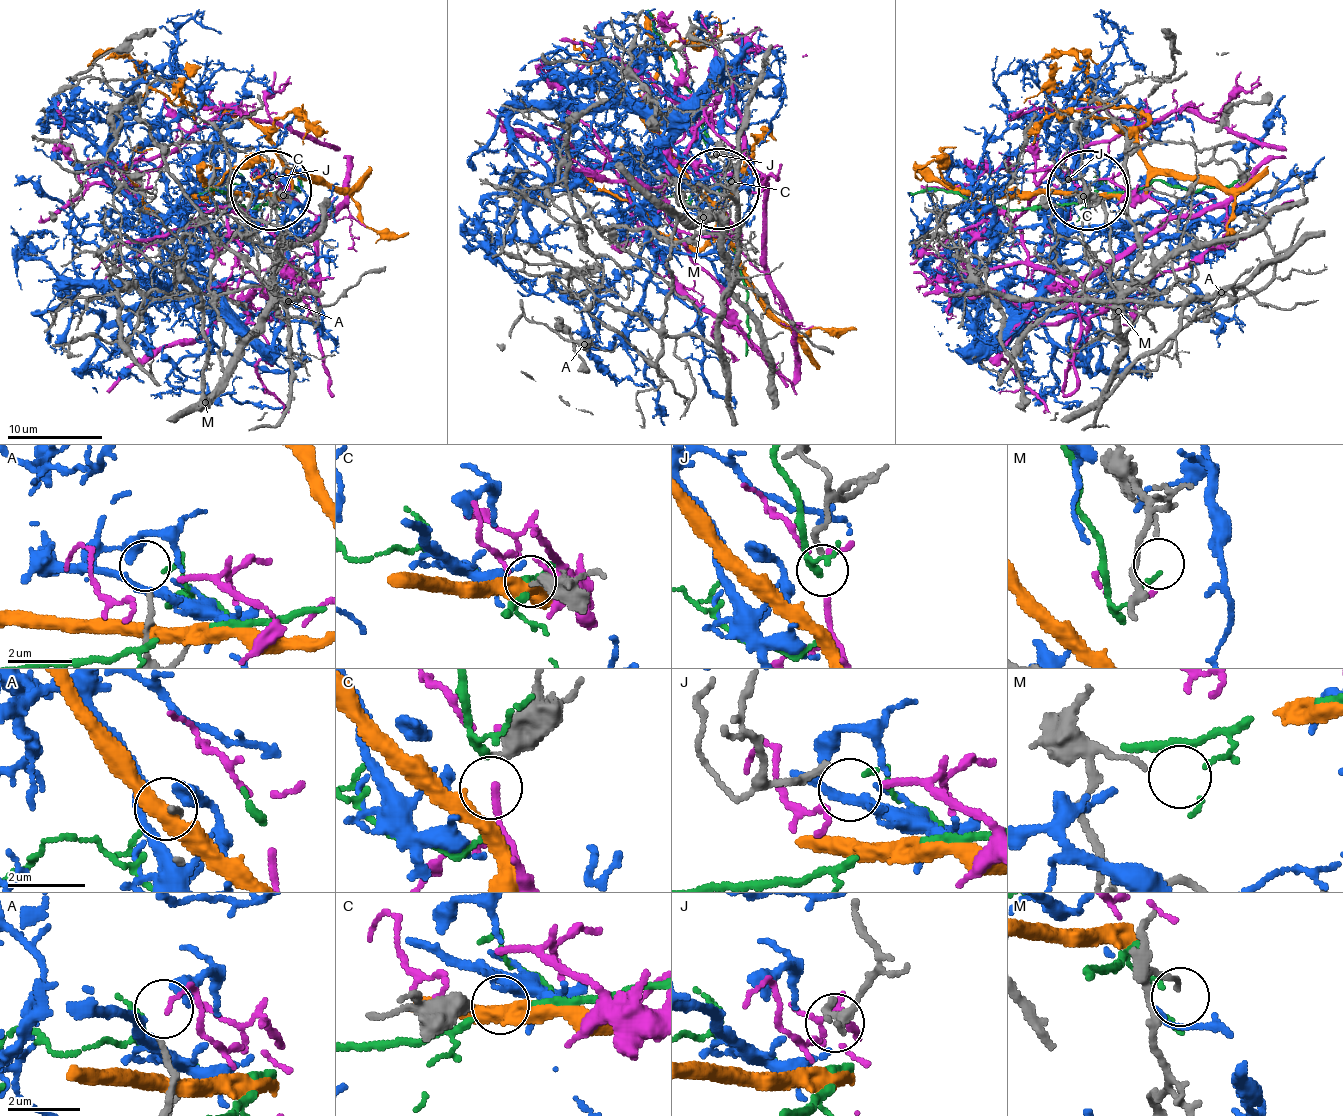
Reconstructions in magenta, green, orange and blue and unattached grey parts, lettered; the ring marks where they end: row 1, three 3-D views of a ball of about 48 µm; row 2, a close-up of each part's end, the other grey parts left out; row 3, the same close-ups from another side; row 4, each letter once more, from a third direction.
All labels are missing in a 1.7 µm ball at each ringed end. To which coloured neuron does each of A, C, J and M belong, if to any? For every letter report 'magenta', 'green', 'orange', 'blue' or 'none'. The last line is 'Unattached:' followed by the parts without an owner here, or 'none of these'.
A: none
C: orange
J: magenta
M: green
Unattached: A

